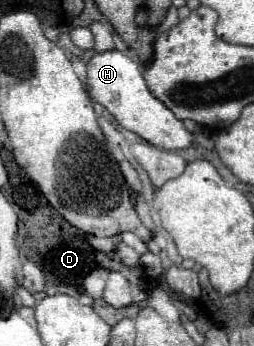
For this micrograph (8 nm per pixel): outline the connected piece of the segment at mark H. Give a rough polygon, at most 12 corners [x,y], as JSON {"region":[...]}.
{"region":[[111,49],[87,61],[89,97],[155,147],[193,137]]}

